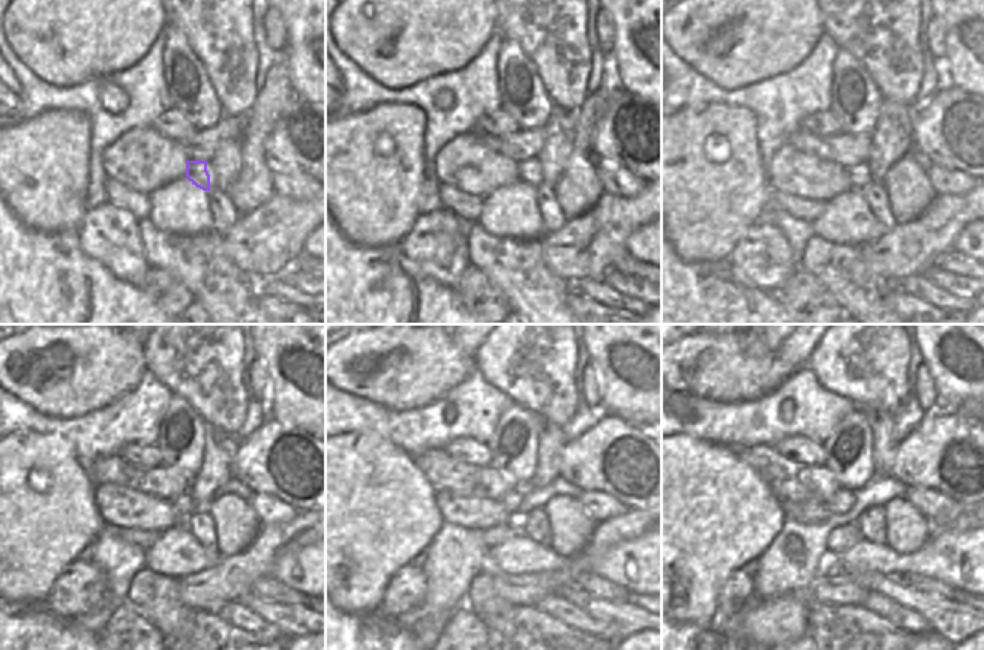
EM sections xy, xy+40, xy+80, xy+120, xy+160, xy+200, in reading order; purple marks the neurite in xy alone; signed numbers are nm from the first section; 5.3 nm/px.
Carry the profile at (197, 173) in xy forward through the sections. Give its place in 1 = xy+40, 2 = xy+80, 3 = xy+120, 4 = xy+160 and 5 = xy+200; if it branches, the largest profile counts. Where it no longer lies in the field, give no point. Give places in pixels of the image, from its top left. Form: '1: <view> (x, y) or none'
1: xy+40 (530, 171)
2: xy+80 (860, 174)
3: xy+120 (183, 505)
4: xy+160 (510, 502)
5: xy+200 (842, 502)

